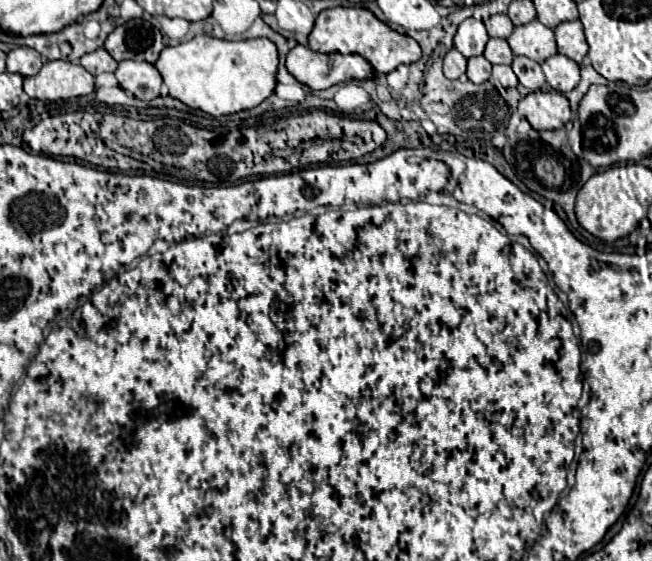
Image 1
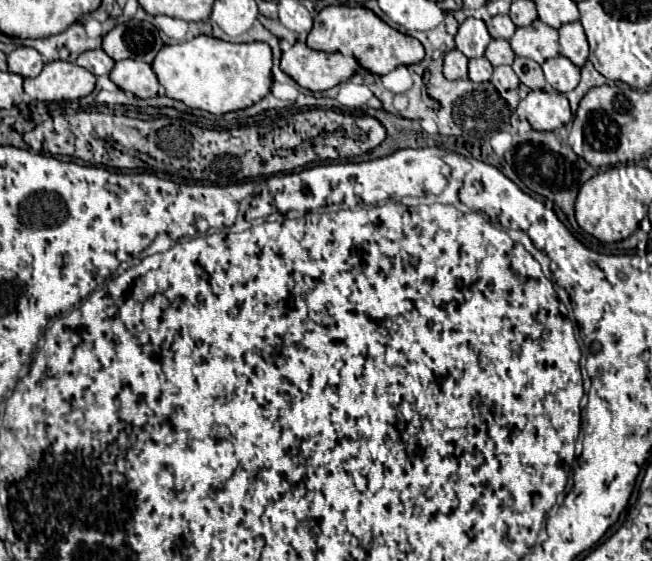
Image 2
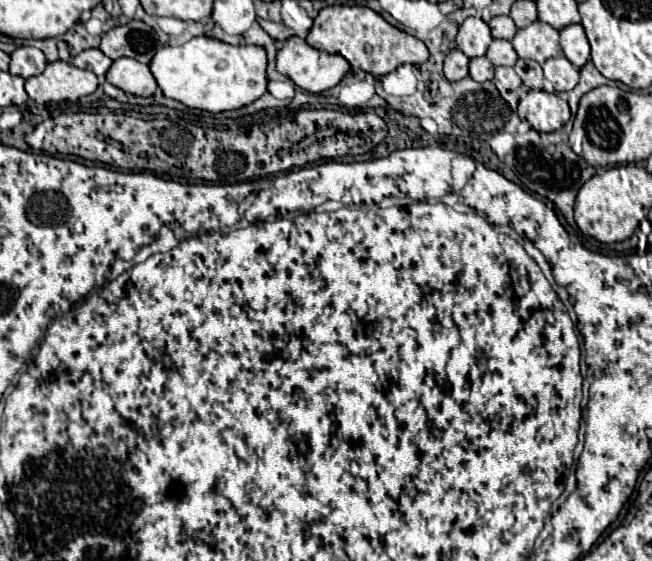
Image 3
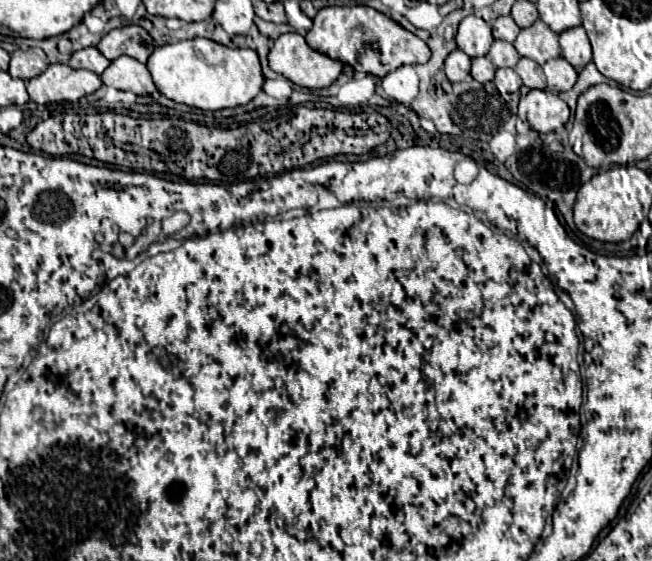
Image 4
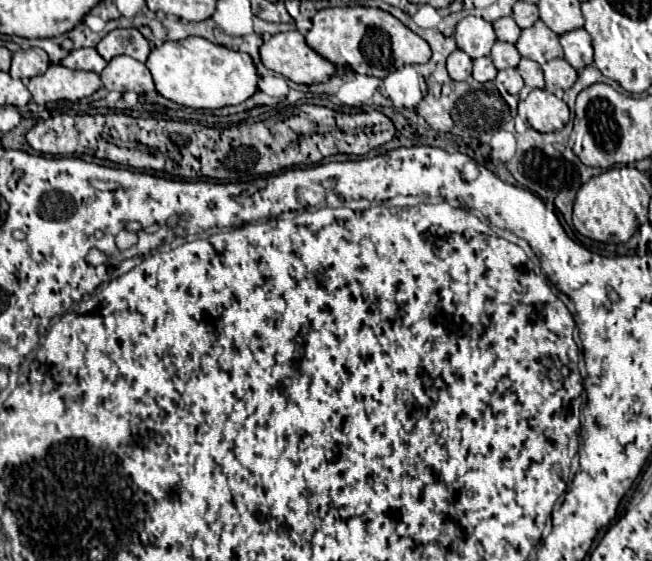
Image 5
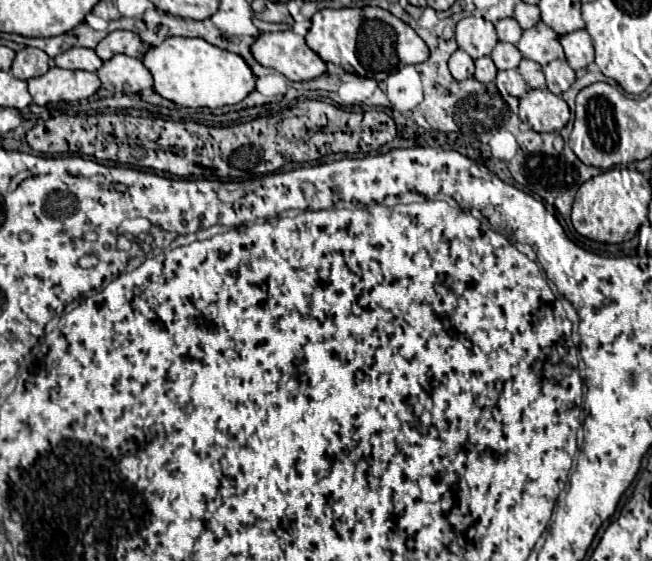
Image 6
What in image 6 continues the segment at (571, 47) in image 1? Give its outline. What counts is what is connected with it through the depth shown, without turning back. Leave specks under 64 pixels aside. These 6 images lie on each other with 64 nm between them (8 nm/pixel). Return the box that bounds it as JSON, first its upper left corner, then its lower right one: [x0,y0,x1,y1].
[560,30,594,70]

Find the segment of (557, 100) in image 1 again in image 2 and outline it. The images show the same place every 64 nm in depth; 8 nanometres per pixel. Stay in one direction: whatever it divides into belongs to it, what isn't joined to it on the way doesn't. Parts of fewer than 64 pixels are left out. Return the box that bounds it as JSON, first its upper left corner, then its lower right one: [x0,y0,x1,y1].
[518,90,570,132]

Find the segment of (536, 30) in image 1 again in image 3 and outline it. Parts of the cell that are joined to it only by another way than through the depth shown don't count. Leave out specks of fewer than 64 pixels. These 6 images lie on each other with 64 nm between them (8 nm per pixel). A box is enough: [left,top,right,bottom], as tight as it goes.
[512,20,562,64]

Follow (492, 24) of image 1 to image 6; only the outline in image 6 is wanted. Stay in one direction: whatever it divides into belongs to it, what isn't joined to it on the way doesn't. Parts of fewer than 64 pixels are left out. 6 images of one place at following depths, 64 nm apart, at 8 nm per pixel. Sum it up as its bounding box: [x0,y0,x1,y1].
[494,18,522,44]

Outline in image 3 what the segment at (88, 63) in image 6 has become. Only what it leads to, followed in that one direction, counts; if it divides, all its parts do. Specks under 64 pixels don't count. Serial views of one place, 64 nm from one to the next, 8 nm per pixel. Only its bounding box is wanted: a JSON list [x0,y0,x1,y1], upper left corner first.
[72,48,112,76]

